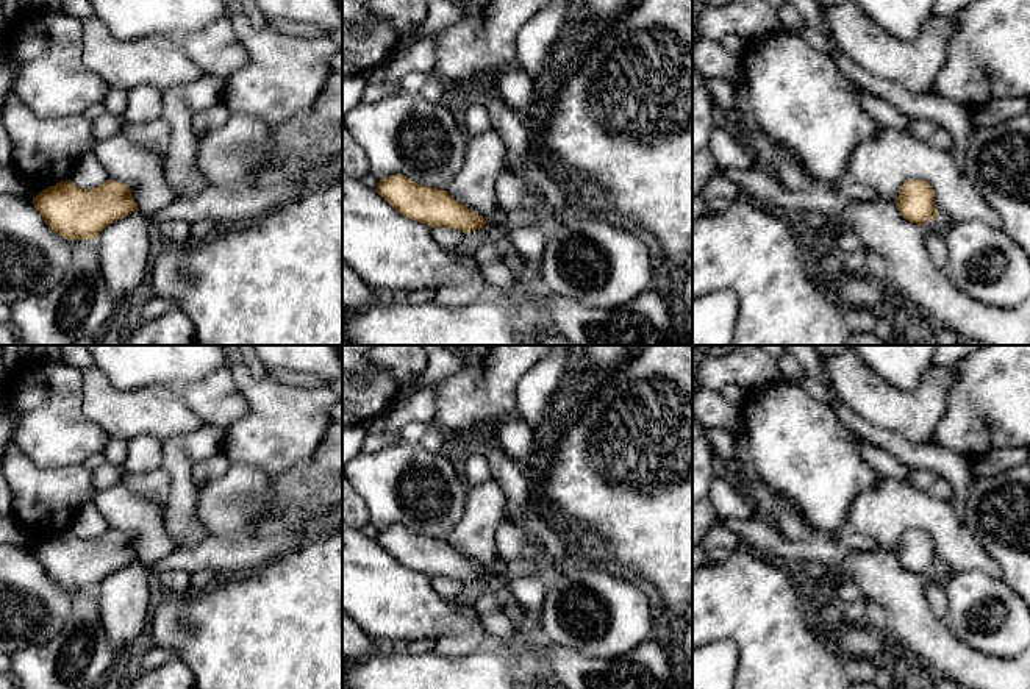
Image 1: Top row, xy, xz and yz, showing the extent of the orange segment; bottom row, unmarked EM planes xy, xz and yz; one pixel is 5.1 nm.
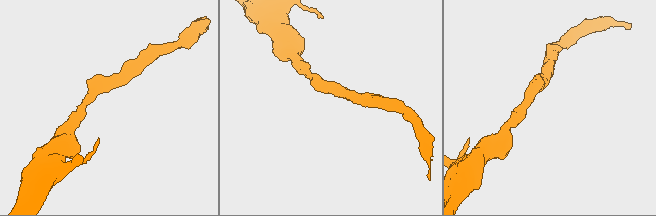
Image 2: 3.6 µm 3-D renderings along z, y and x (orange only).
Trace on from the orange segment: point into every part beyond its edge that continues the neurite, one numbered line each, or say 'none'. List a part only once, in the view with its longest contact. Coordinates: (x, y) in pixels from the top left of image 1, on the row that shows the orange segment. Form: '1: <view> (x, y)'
none

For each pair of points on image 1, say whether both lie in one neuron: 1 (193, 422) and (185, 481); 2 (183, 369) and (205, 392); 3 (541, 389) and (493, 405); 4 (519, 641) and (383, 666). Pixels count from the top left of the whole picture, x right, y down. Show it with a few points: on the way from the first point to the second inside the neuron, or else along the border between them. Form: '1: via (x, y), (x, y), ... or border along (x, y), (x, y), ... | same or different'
1: border along (182, 435), (174, 435), (163, 442) | different
2: border along (224, 366), (180, 386) | different
3: border along (535, 366), (516, 385), (516, 411), (513, 414) | different
4: via (485, 672), (418, 672) | same

